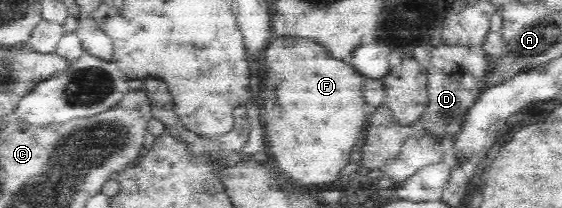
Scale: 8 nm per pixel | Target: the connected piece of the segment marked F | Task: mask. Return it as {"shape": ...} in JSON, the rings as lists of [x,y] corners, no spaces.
{"shape":[[[273,39],[269,43],[269,47],[267,47],[267,51],[265,51],[265,71],[267,71],[267,89],[265,89],[265,97],[263,97],[265,103],[263,103],[261,121],[263,121],[263,127],[265,127],[263,129],[263,137],[269,143],[266,150],[273,155],[273,168],[283,177],[288,178],[298,187],[308,192],[338,187],[341,182],[343,168],[350,164],[349,157],[351,157],[353,147],[355,147],[355,143],[357,143],[360,137],[359,133],[366,128],[367,117],[363,105],[363,83],[365,83],[365,79],[361,75],[357,75],[351,65],[341,63],[341,61],[333,61],[333,58],[325,53],[325,49],[321,49],[319,45],[315,45],[313,41],[307,41],[306,39],[303,39],[303,41],[301,39]]]}

